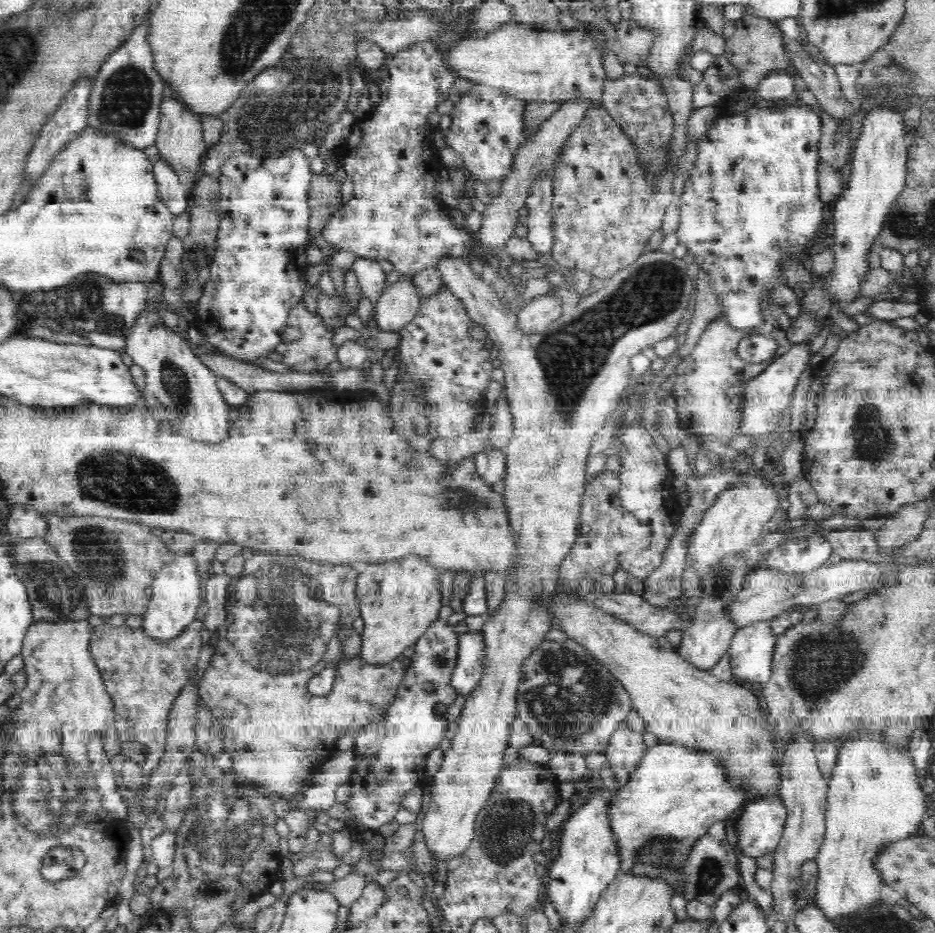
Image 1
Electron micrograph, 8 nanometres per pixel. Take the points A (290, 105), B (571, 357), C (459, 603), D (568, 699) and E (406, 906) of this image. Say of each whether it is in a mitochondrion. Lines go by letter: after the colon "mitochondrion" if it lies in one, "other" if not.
A: mitochondrion
B: mitochondrion
C: other
D: mitochondrion
E: other

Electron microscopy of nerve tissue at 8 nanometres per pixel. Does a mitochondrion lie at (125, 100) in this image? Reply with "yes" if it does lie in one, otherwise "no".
yes

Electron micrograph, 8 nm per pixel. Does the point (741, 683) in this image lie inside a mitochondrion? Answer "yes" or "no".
no

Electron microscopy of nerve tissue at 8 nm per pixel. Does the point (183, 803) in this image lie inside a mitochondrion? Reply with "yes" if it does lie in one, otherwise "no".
yes

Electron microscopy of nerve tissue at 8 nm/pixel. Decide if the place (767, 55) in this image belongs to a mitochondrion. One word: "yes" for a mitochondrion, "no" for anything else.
no

